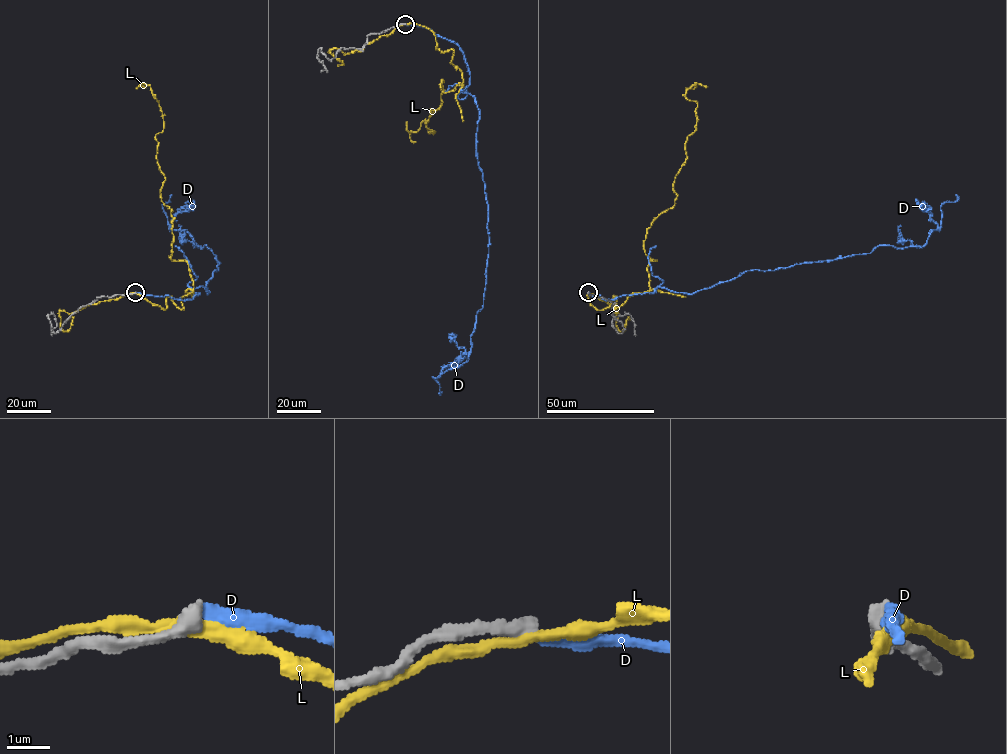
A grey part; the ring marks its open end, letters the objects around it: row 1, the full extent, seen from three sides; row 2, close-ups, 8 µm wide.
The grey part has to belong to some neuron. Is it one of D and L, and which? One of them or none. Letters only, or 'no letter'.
no letter

